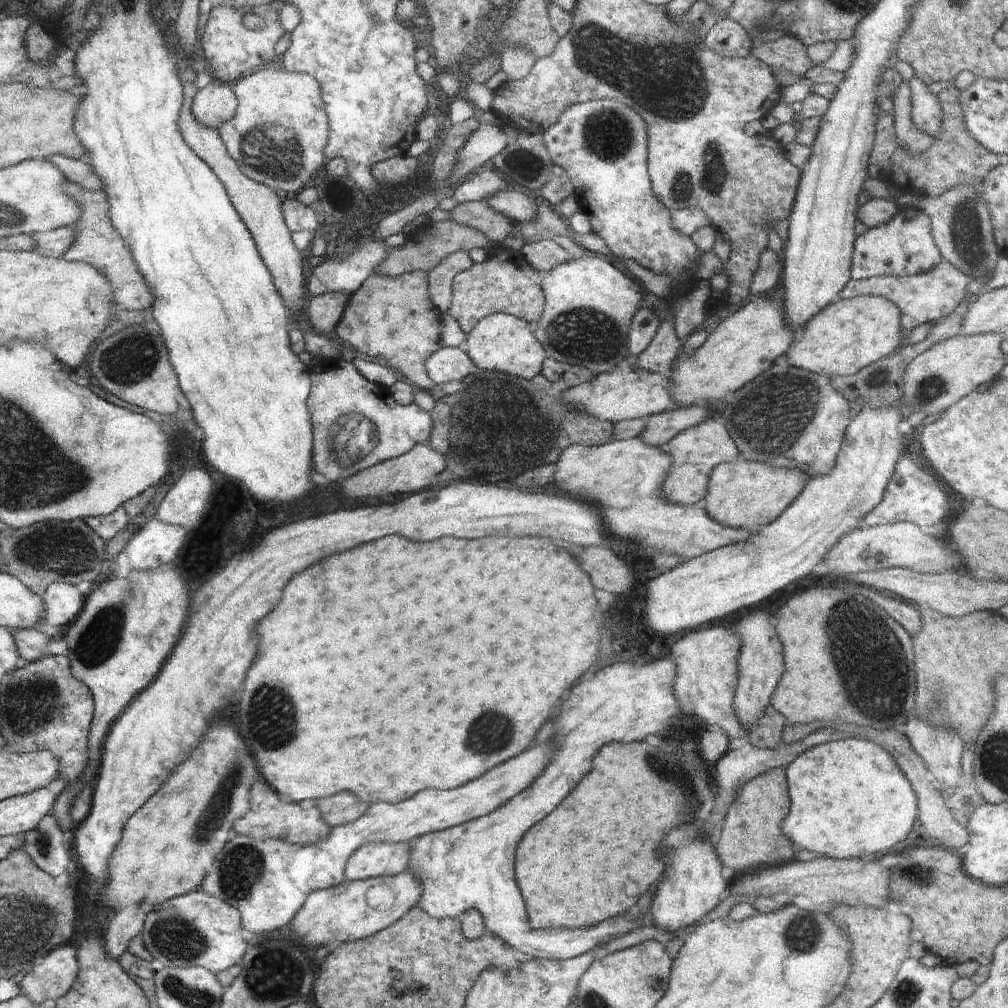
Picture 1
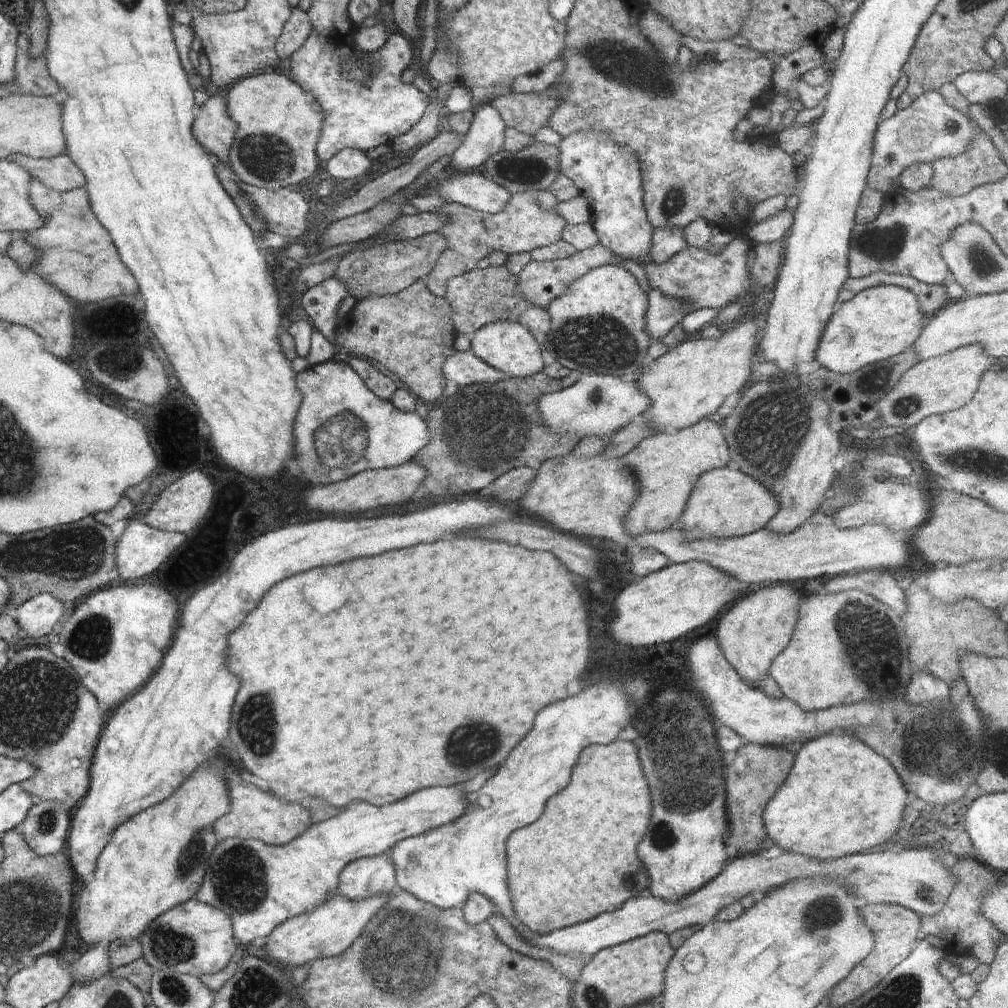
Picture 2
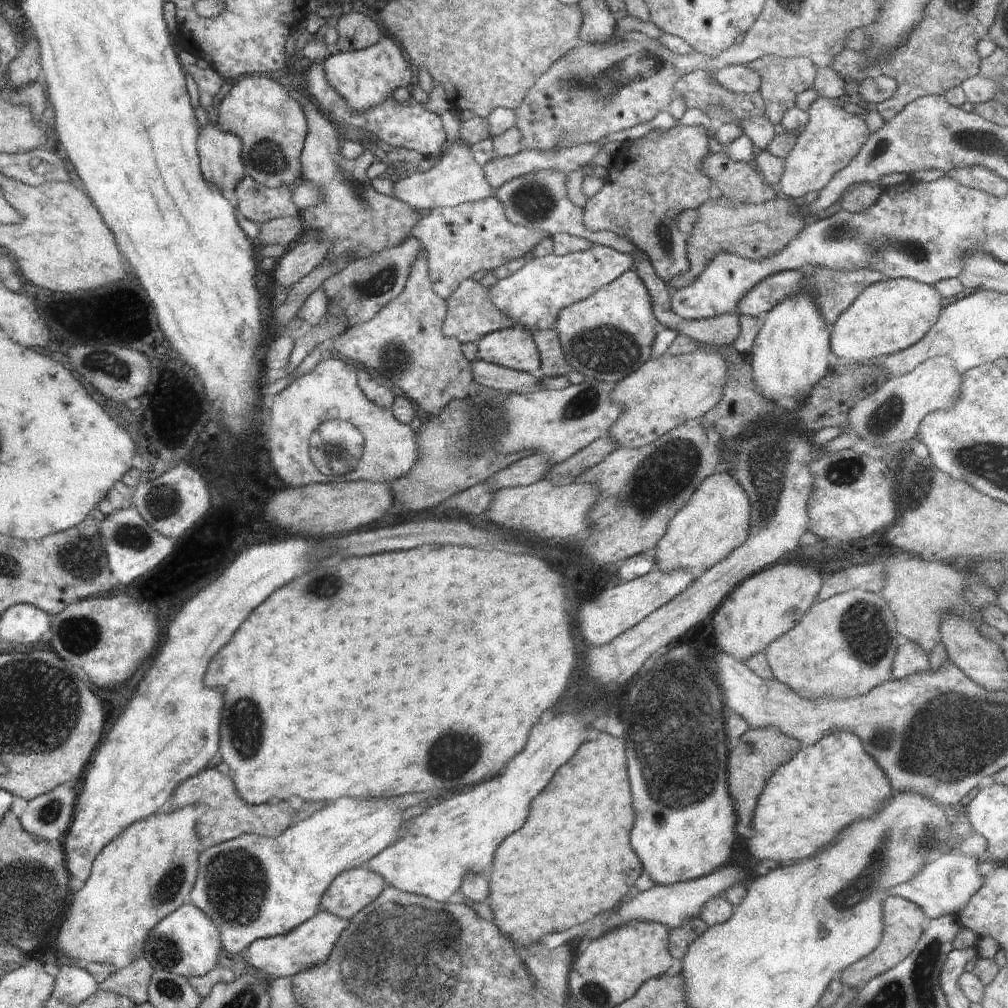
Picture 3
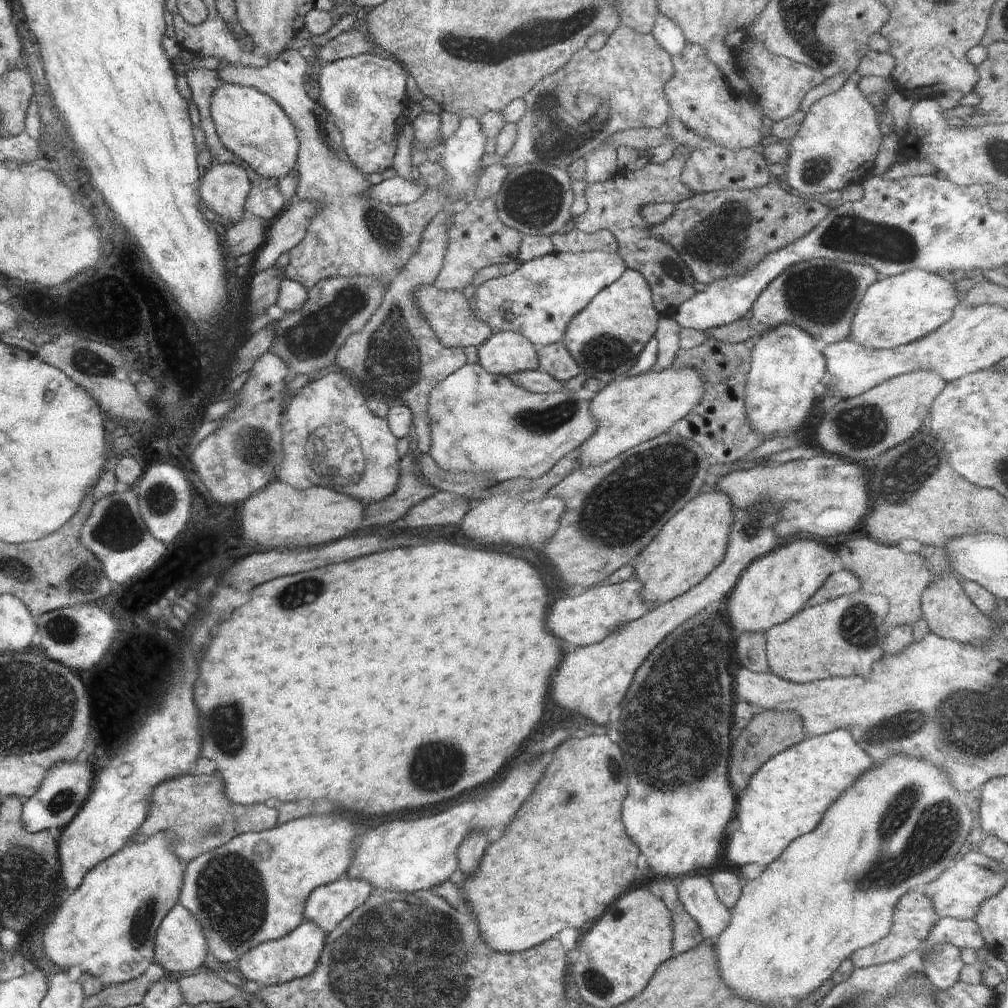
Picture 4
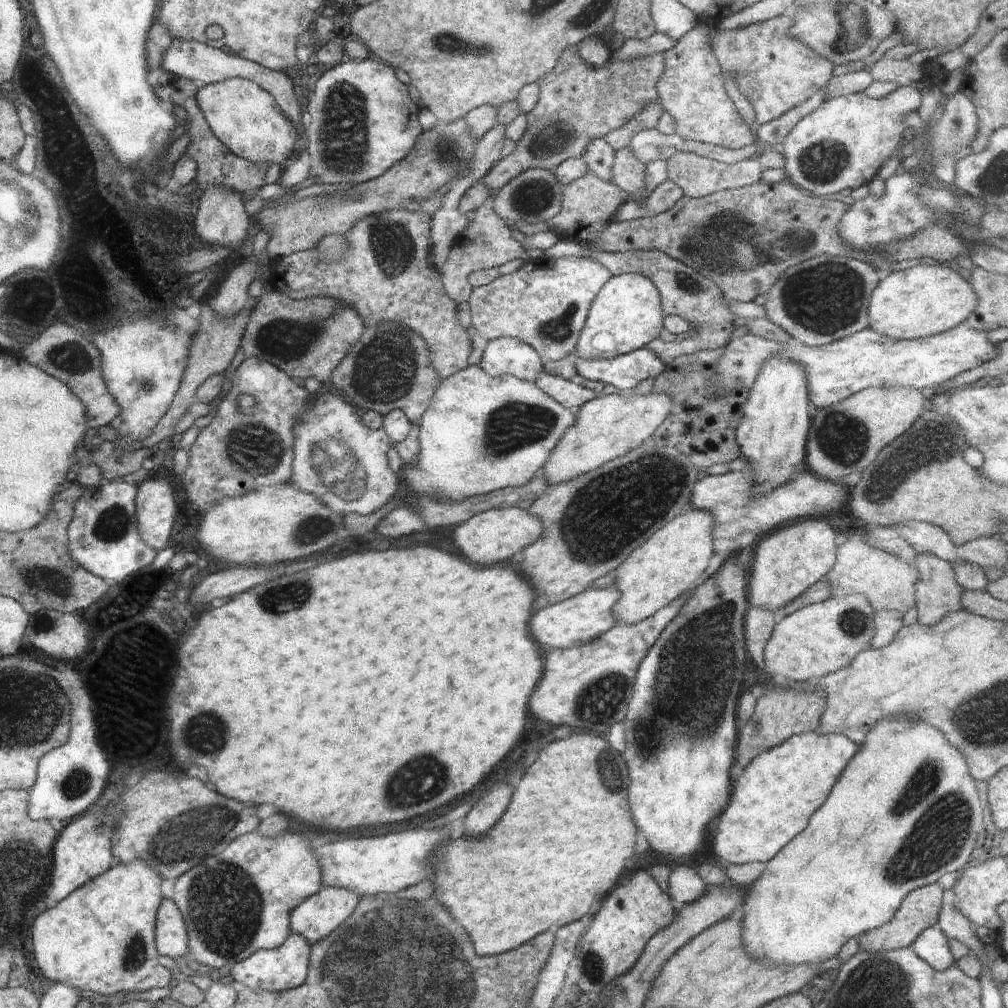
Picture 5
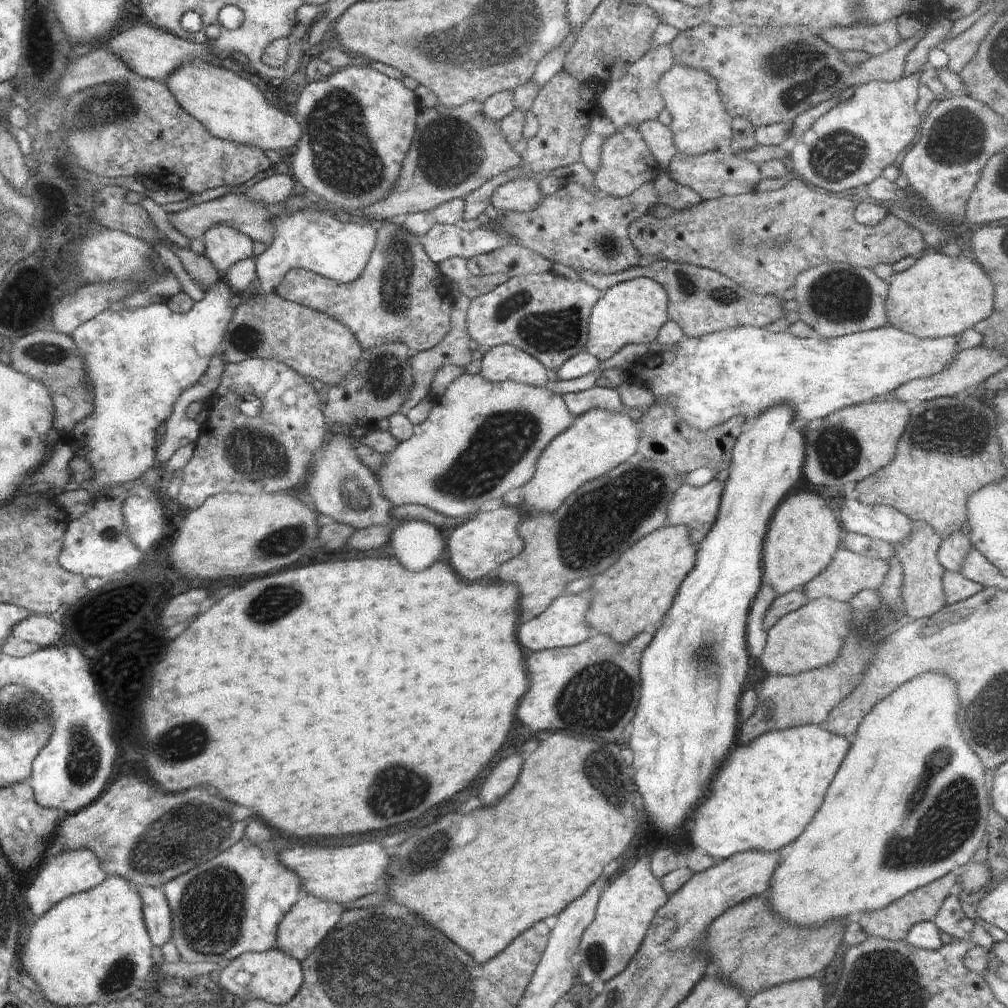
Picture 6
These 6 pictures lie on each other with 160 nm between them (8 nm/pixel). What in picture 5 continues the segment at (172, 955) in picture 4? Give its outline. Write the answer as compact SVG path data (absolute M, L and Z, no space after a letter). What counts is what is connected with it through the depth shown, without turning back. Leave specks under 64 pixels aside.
M164 898L157 912L156 945L162 956L176 960L189 951L189 933L185 917L174 899Z

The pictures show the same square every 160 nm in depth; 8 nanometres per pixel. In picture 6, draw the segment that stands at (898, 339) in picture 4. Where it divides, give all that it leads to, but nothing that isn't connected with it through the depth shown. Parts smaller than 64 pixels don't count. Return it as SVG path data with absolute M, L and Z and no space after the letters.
M929 248L909 269L891 278L885 299L889 324L922 338L958 337L994 310L995 290L986 271L965 252L950 257L941 249Z

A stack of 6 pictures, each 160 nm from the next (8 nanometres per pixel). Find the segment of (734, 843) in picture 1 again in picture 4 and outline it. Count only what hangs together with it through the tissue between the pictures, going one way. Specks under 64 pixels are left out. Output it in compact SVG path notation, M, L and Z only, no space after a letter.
M762 709L750 722L741 728L740 735L730 744L730 753L726 758L729 766L729 783L731 788L740 795L746 788L750 777L775 754L798 744L808 736L803 725L803 718L796 711L777 711Z

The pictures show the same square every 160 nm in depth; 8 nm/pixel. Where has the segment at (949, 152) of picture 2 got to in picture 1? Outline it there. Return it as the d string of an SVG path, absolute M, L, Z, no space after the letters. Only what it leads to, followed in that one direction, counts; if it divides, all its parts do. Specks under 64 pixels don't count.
M917 75L912 76L909 81L912 92L912 124L926 132L930 139L938 134L942 126L942 108L936 100L936 96L928 90L926 82L922 82Z

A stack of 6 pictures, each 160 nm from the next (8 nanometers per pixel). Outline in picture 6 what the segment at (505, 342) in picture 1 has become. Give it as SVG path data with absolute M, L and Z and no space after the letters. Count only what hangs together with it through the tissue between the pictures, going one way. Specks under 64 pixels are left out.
M509 344L492 347L477 363L480 366L478 374L493 383L516 381L546 388L546 383L551 379L550 372L539 360Z

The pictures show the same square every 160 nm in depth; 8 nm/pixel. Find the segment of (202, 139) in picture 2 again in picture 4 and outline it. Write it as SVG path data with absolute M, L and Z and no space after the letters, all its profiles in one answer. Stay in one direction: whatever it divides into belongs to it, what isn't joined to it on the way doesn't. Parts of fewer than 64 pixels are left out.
M214 159L212 166L202 175L200 198L220 218L224 228L244 220L246 202L252 190L252 183L246 171L233 163L218 164Z

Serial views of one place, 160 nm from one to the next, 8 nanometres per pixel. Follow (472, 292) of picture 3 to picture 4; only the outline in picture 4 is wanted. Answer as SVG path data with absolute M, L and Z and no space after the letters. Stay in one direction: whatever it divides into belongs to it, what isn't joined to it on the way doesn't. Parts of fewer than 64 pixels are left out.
M433 285L419 286L413 294L417 307L427 326L434 331L437 339L445 347L475 346L478 348L493 333L491 328L476 315L472 302L466 300L462 291L445 291Z

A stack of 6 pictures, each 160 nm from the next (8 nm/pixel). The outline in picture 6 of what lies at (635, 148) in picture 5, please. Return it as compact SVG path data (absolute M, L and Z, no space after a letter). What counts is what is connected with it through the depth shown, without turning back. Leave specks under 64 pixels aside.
M657 118L642 121L637 127L644 142L648 145L651 155L662 168L667 168L676 154L670 127L662 124Z

